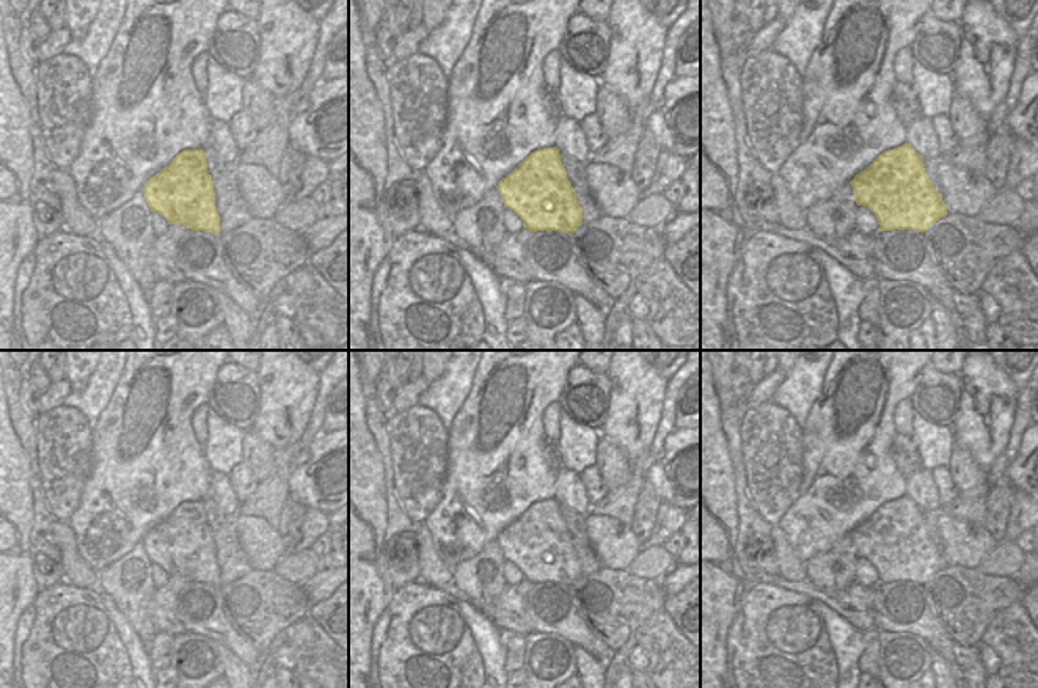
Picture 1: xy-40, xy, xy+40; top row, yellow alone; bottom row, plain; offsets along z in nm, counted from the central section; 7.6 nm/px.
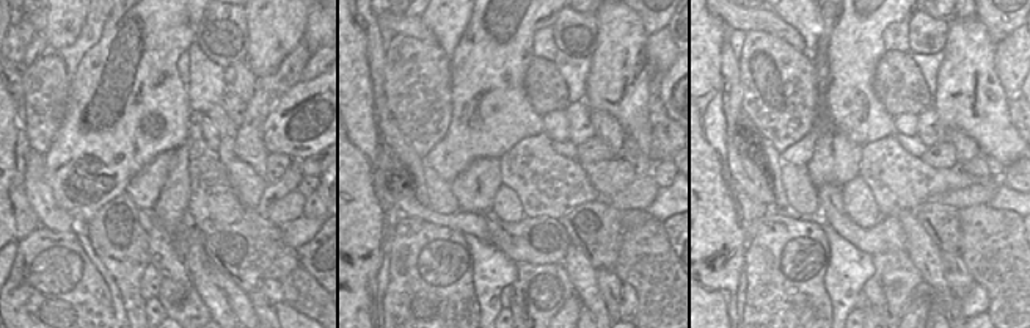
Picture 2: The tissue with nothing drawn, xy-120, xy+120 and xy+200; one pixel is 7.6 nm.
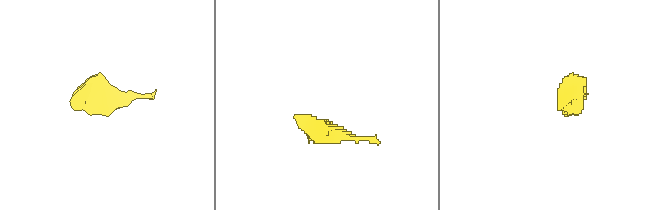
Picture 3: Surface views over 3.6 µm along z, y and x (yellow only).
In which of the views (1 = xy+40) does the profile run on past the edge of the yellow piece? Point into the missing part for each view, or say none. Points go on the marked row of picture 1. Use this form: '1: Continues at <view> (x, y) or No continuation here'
1: No continuation here.

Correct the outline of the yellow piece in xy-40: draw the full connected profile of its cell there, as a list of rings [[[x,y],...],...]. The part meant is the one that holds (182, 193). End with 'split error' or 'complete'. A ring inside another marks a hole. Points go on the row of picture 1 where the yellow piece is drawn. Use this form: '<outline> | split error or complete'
[[[185,149],[141,188],[151,212],[160,214],[170,225],[184,225],[192,231],[220,236],[220,215],[215,209],[212,177],[203,149]]] | complete

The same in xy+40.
[[[908,143],[879,154],[850,184],[856,204],[875,214],[879,231],[909,229],[923,234],[947,215],[923,160]]] | complete

